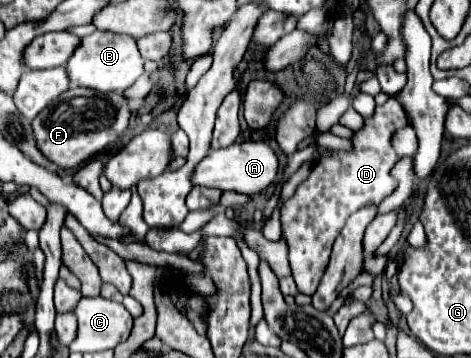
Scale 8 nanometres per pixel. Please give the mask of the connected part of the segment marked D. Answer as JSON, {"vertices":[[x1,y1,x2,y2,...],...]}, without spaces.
{"vertices":[[388,99,382,107,376,109,372,117,364,121,360,131,354,131,350,141,350,151,332,151,316,159,312,171,306,181,302,181,296,193,282,205,280,209,280,223,282,223,282,237,288,243,288,259,292,267,292,277,298,285,300,293,312,295,326,271,332,243,340,227,366,203,384,201,396,189,396,179,390,175,392,167,400,161,398,153,392,147,392,135,406,127,406,113,396,103,396,99]]}

